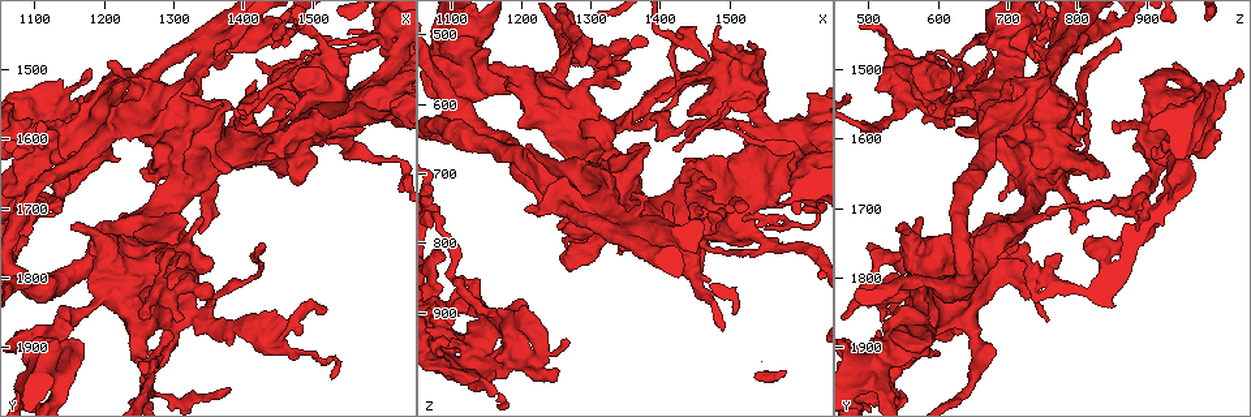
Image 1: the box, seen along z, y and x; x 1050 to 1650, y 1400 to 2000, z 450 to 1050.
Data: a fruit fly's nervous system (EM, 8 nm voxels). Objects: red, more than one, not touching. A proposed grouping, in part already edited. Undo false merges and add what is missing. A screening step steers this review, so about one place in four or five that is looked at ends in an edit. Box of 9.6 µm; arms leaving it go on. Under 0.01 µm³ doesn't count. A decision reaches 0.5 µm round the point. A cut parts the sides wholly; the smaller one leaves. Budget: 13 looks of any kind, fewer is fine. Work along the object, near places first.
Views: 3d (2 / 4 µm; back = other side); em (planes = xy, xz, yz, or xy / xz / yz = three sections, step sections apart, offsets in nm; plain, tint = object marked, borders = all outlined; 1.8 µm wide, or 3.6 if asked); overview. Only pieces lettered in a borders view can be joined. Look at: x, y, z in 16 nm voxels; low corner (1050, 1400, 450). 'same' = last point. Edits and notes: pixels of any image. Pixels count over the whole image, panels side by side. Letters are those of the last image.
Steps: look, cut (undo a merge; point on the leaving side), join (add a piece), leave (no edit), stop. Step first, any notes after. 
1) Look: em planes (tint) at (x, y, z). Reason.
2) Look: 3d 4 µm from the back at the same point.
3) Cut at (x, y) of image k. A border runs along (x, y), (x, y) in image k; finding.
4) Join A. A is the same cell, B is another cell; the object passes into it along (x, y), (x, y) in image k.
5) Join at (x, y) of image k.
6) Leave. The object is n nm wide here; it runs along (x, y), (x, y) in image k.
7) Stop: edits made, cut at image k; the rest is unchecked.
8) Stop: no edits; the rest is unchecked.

Look: em 3.6 µm yz step 4 (tint) at (1310, 1860, 515).

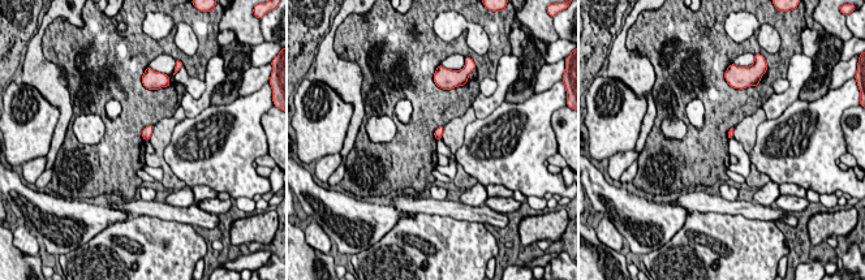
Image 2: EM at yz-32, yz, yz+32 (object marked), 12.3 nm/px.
Look: em 3.6 µm planes (borders) at the same point. Another direction.

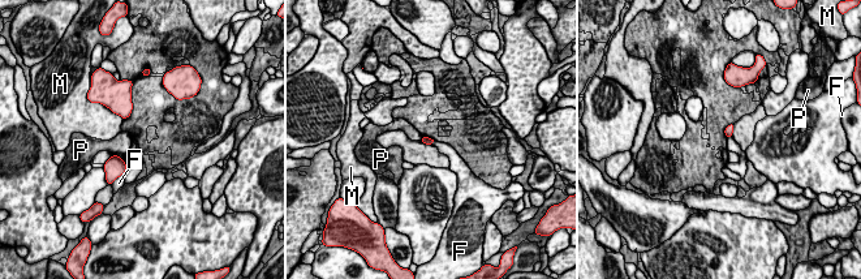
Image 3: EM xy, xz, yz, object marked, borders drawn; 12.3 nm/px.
Leave. The longest contact is with M, 280 nm; F, M and P are other cells; none of them fits.

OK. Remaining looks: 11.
Look: em 3.6 µm planes (borders) at (1125, 1945, 495). Sharp bend.

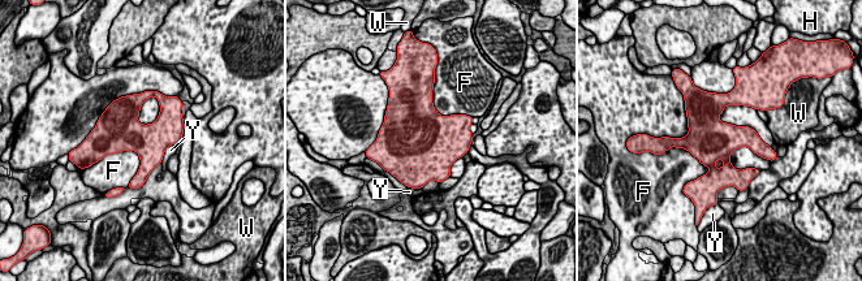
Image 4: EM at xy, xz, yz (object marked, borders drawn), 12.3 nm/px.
Leave. F, H, W and Y are other cells; continuous, no second neuron.

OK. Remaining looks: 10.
Look: 3d 2 µm at (1525, 1455, 750). An open end.

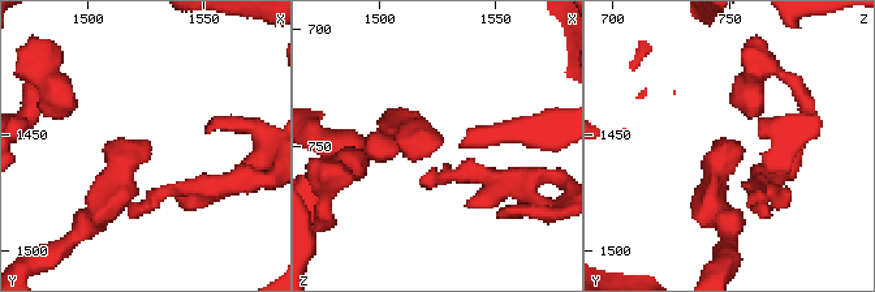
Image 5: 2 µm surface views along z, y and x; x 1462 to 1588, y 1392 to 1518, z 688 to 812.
Look: em planes (borders) at (1524, 1456, 751).

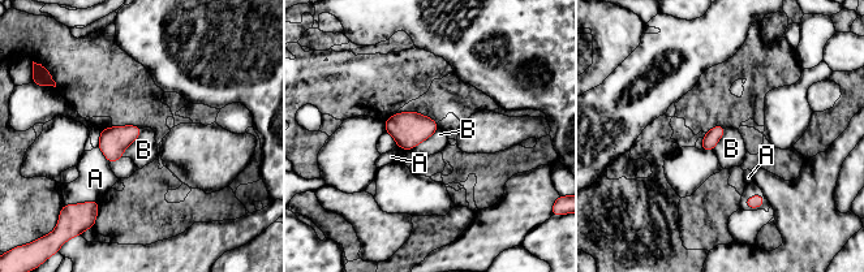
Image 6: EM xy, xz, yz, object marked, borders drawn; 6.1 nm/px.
Leave. A and B are other cells; none of them fits.

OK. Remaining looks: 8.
Look: em 3.6 µm planes (borders) at (1250, 1525, 735). Closes a loop.

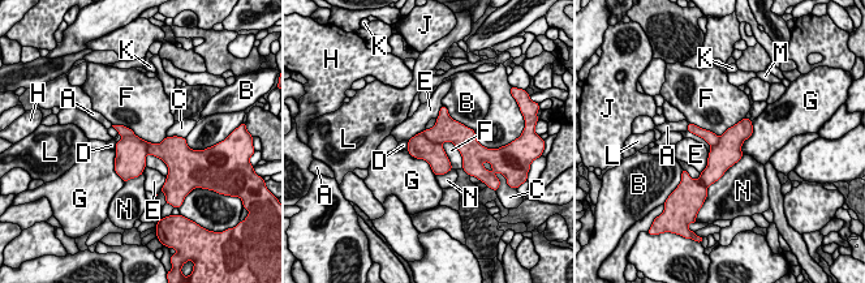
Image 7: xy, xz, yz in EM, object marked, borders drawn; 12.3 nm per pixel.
Leave. A, B, C, D, E, F, G, H, J, K, L, M and N are other cells; a border runs along (443, 141), (453, 144), (463, 167) in image 7; all the same neuron.

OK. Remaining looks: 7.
Look: em xy step 16 (tint) at (1375, 1455, 795). Sharp bend.

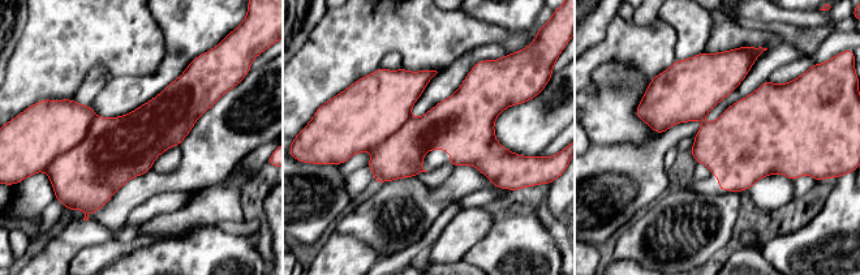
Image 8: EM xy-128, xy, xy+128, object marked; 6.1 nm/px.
Look: em planes (tint) at the same point.

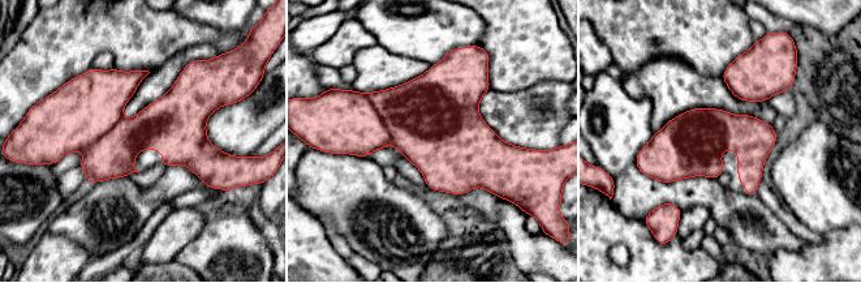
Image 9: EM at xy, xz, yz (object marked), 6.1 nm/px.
Look: em planes (borders) at the same point.

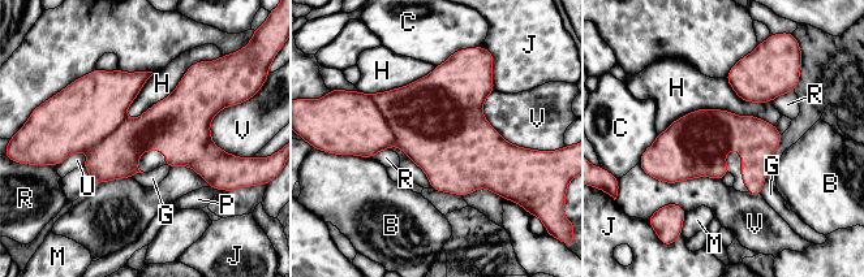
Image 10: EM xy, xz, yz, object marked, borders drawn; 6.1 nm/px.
Leave. The object is 320 nm wide here; B, C, G, H, J, M, P, R, U and V are other cells; all the same neuron.

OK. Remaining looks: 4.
Stop: no edits; the rest is unchecked.

